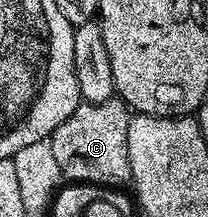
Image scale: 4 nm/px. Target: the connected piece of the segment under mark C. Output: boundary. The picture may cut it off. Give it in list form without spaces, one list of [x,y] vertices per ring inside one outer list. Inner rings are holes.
[[[120,99],[94,105],[78,105],[74,113],[63,119],[63,123],[55,127],[52,137],[48,138],[62,178],[69,183],[102,187],[128,186],[133,179],[131,159],[127,155],[127,127],[130,116],[129,106]]]

